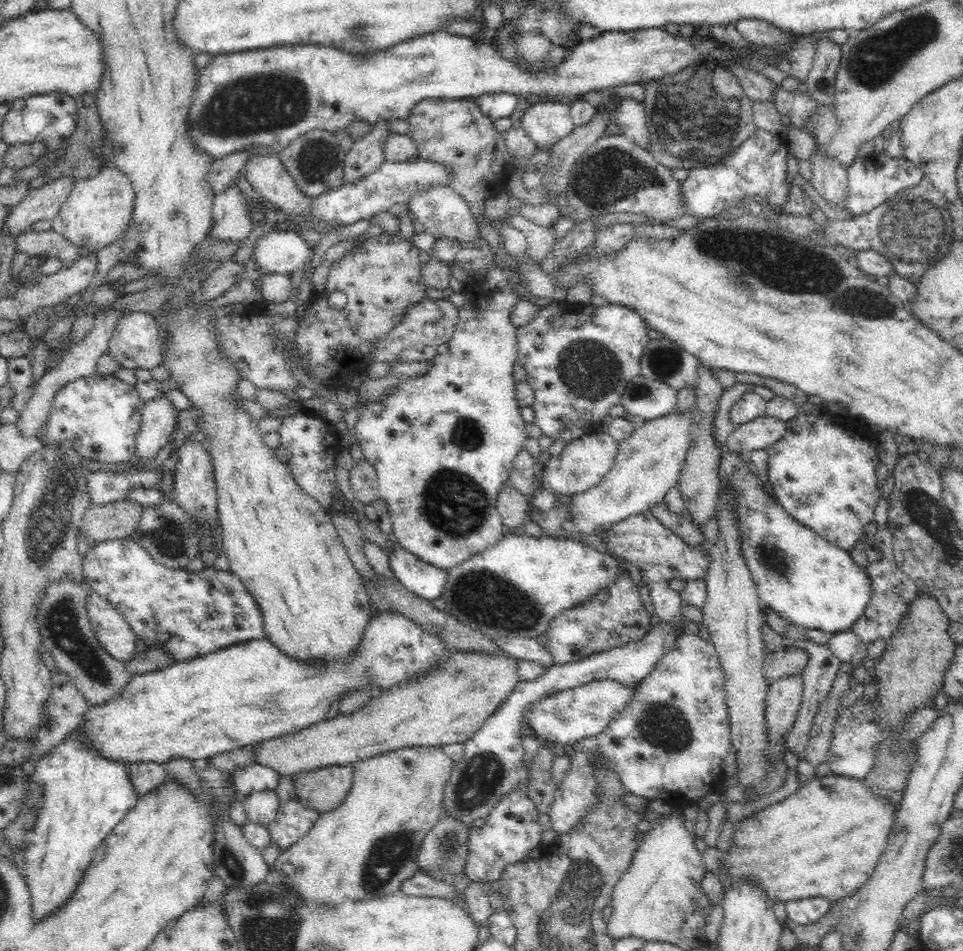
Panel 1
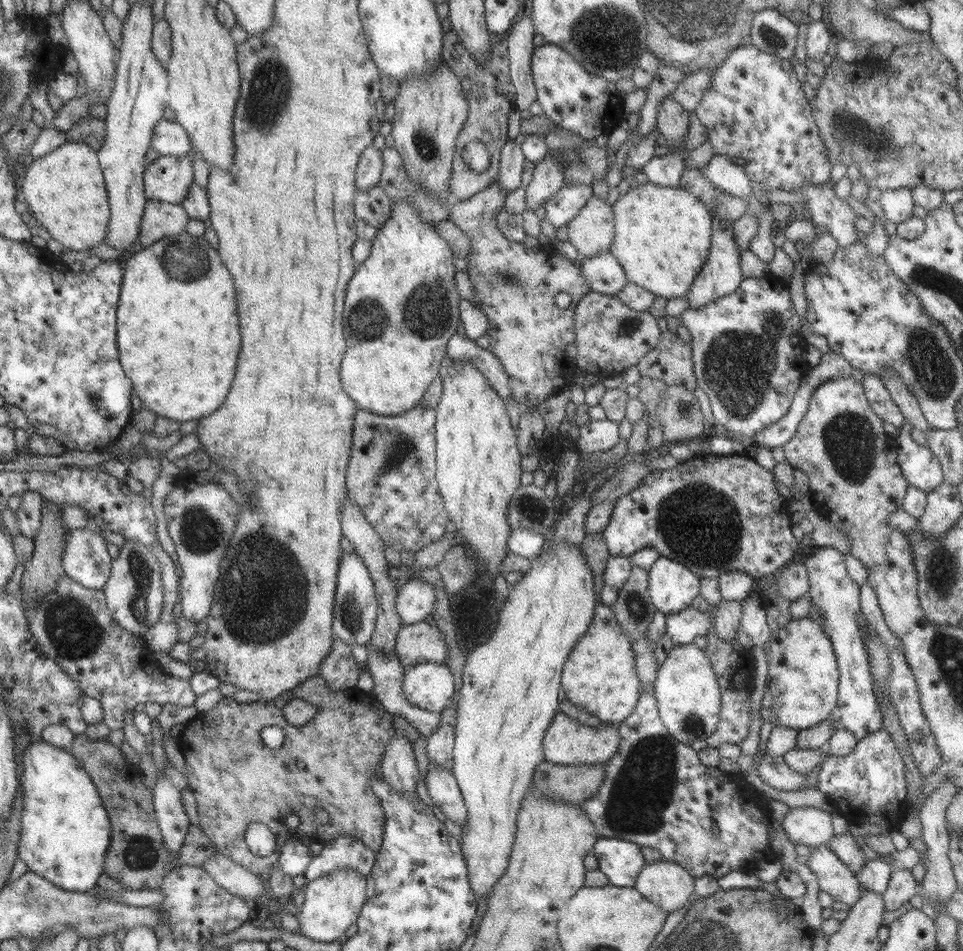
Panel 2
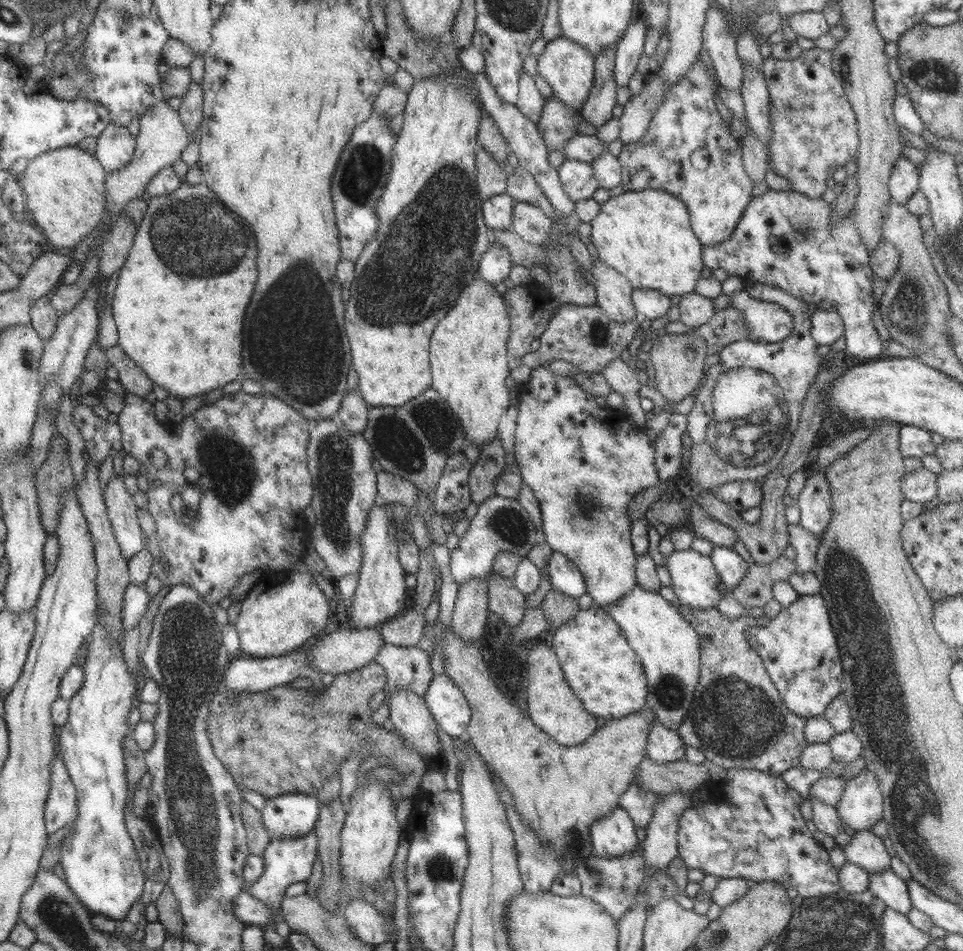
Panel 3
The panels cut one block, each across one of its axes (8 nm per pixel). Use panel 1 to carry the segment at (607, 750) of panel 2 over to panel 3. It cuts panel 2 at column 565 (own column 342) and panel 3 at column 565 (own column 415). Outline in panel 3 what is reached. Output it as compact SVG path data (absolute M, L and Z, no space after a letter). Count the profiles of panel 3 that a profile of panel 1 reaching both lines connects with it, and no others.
M539 644L528 650L525 664L528 676L527 692L525 692L527 712L533 724L561 746L575 746L592 736L598 728L597 720L583 708L581 702L575 698L575 694L569 690L552 647Z

